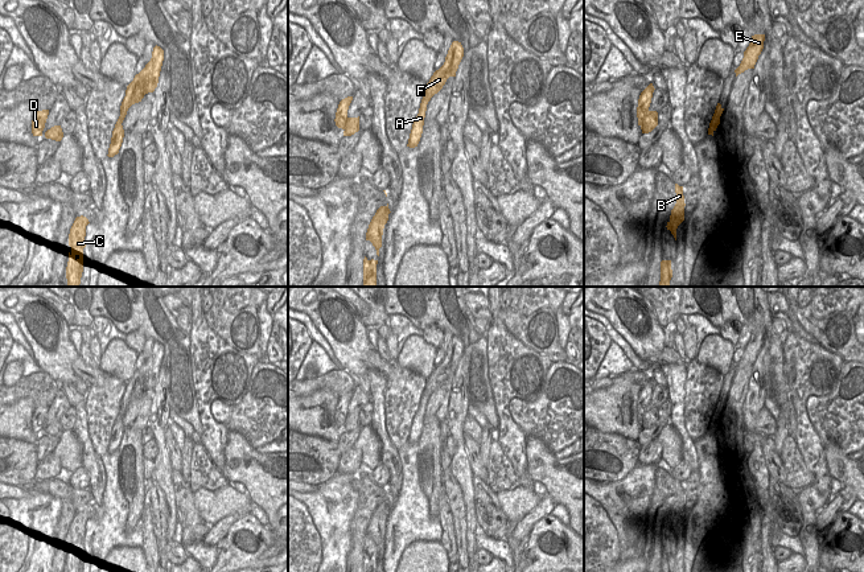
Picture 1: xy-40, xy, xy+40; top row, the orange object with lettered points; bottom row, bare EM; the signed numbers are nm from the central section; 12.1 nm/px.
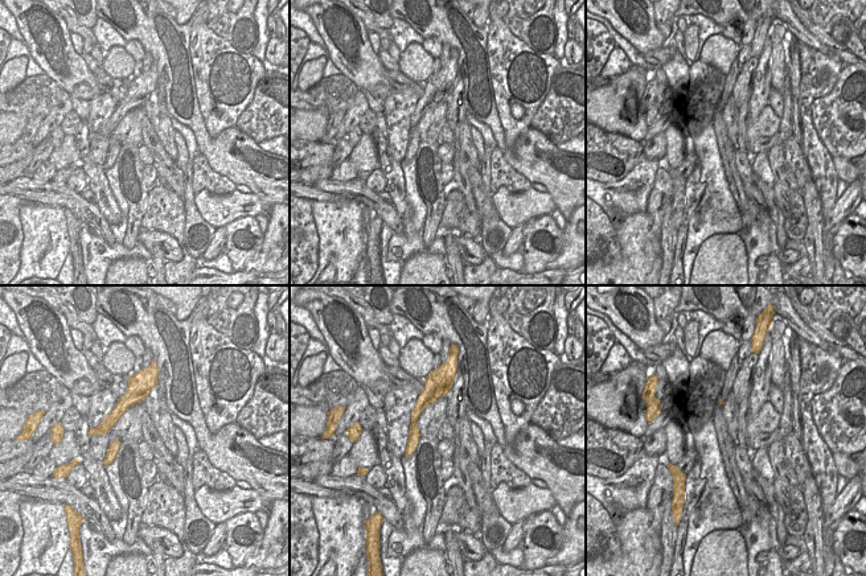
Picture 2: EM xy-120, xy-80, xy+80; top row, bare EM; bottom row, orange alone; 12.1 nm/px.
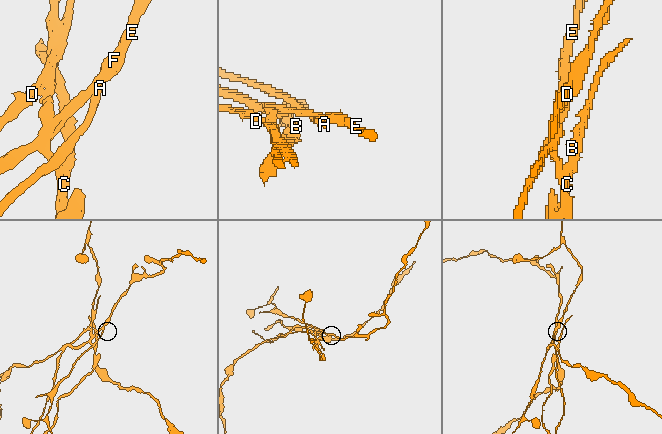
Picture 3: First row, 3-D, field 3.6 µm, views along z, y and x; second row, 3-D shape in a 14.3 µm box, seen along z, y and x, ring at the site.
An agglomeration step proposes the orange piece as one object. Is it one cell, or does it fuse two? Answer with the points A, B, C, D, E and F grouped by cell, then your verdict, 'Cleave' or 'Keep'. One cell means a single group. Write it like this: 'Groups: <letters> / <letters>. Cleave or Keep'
Groups: A / B C D E F. Cleave.

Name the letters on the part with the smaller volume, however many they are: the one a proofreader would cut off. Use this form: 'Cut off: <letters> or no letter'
Cut off: A

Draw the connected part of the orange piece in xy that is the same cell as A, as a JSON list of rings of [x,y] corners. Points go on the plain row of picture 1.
[[[428,383],[428,387],[425,390],[424,398],[420,400],[421,403],[419,404],[419,410],[412,420],[412,425],[410,429],[408,440],[407,443],[415,444],[417,443],[421,429],[423,429],[423,421],[424,421],[424,413],[425,413],[425,407],[427,407],[427,400],[433,392],[433,386],[435,383]]]

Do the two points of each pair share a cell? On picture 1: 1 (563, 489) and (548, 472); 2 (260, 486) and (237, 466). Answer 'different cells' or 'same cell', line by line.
1: same cell
2: same cell

